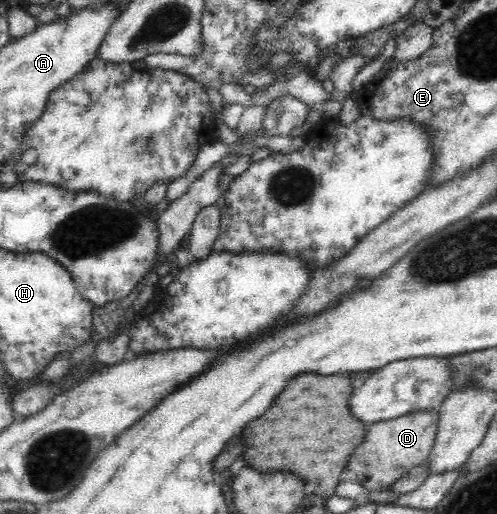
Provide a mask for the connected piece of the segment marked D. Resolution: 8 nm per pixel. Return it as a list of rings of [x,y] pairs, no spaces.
[[[436,410],[415,411],[413,414],[377,422],[369,428],[365,440],[350,456],[346,470],[351,471],[365,487],[365,491],[388,490],[399,479],[414,467],[428,459],[436,440],[439,425],[439,414]]]

